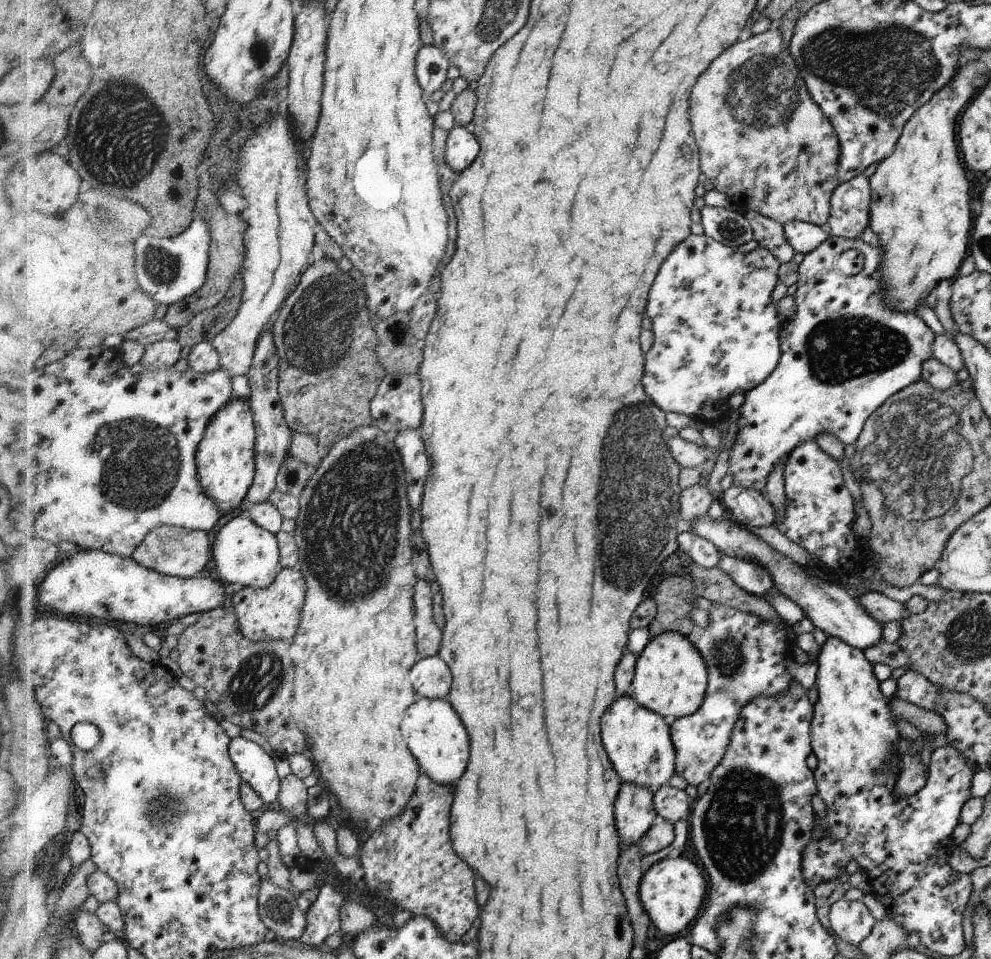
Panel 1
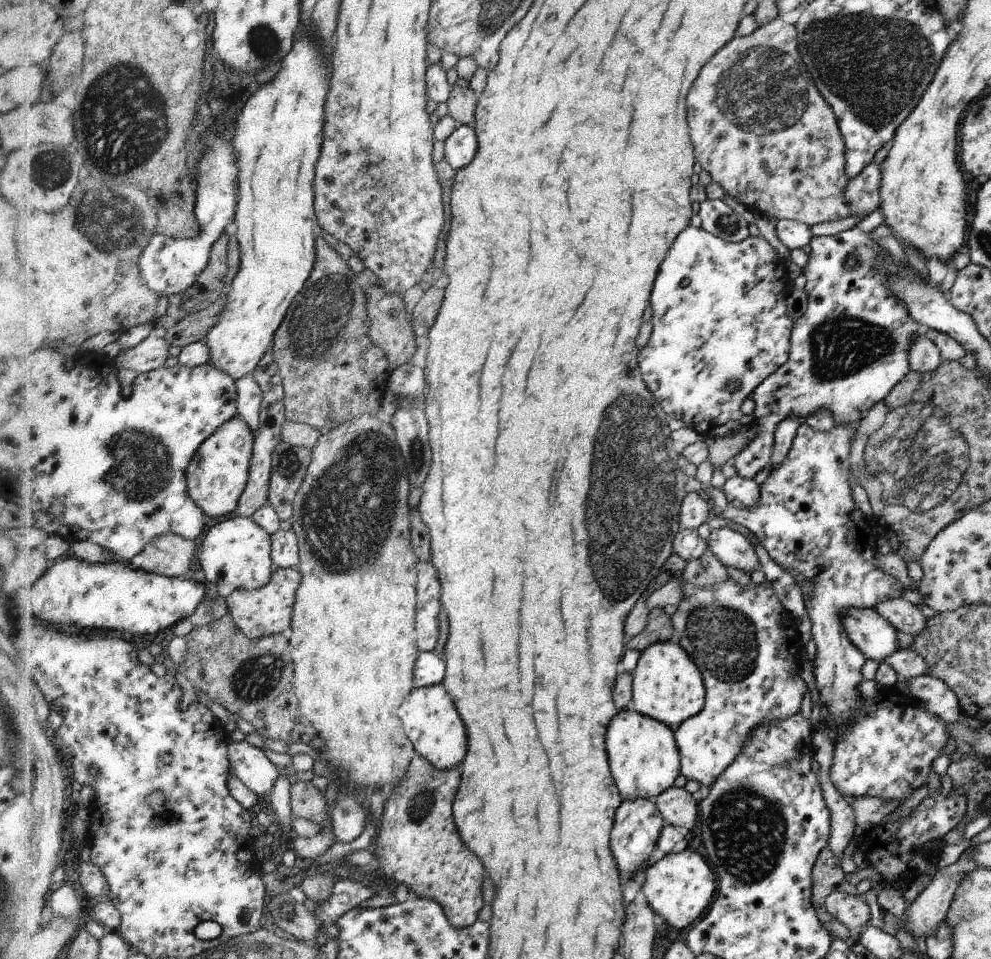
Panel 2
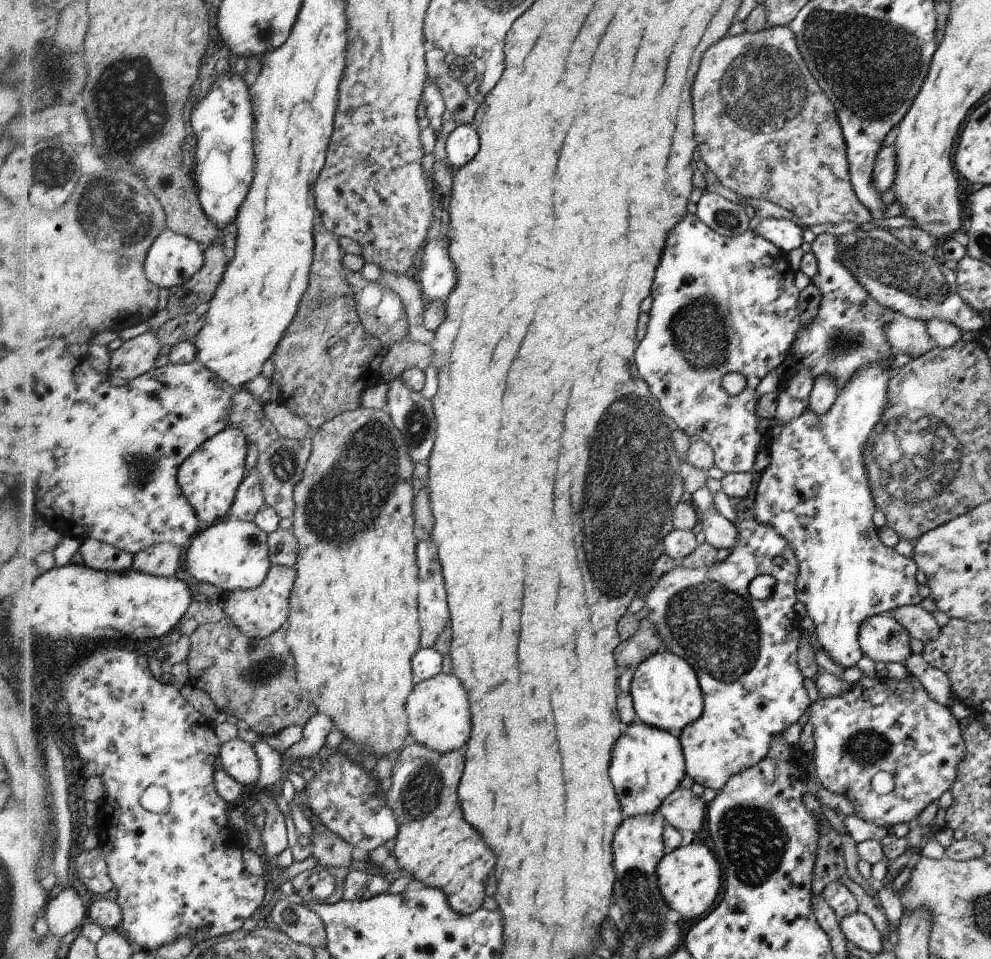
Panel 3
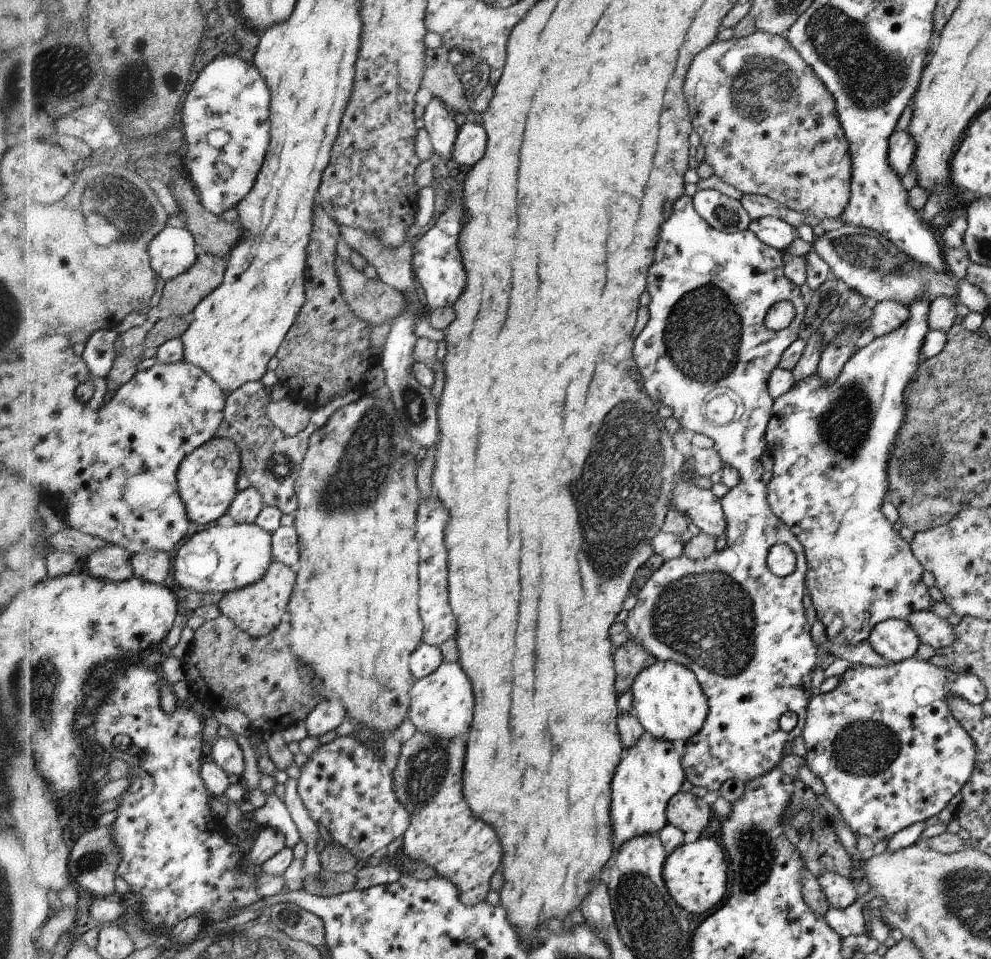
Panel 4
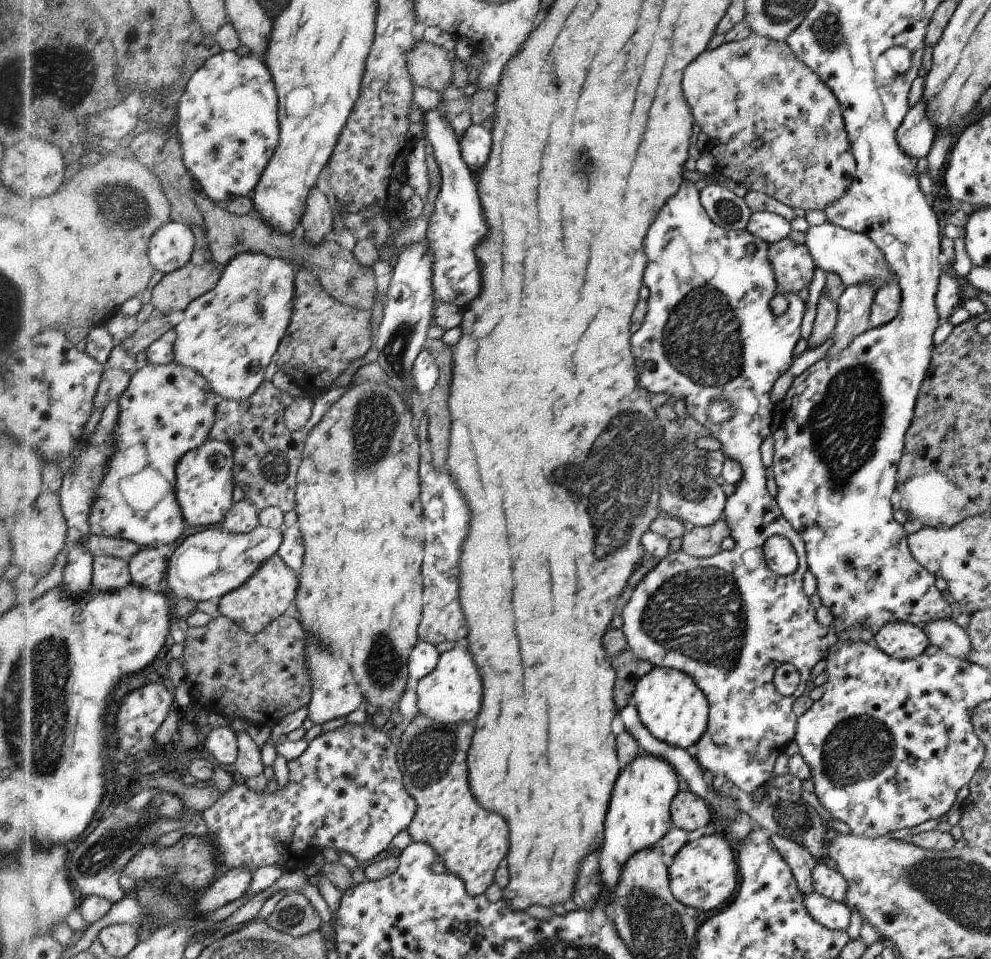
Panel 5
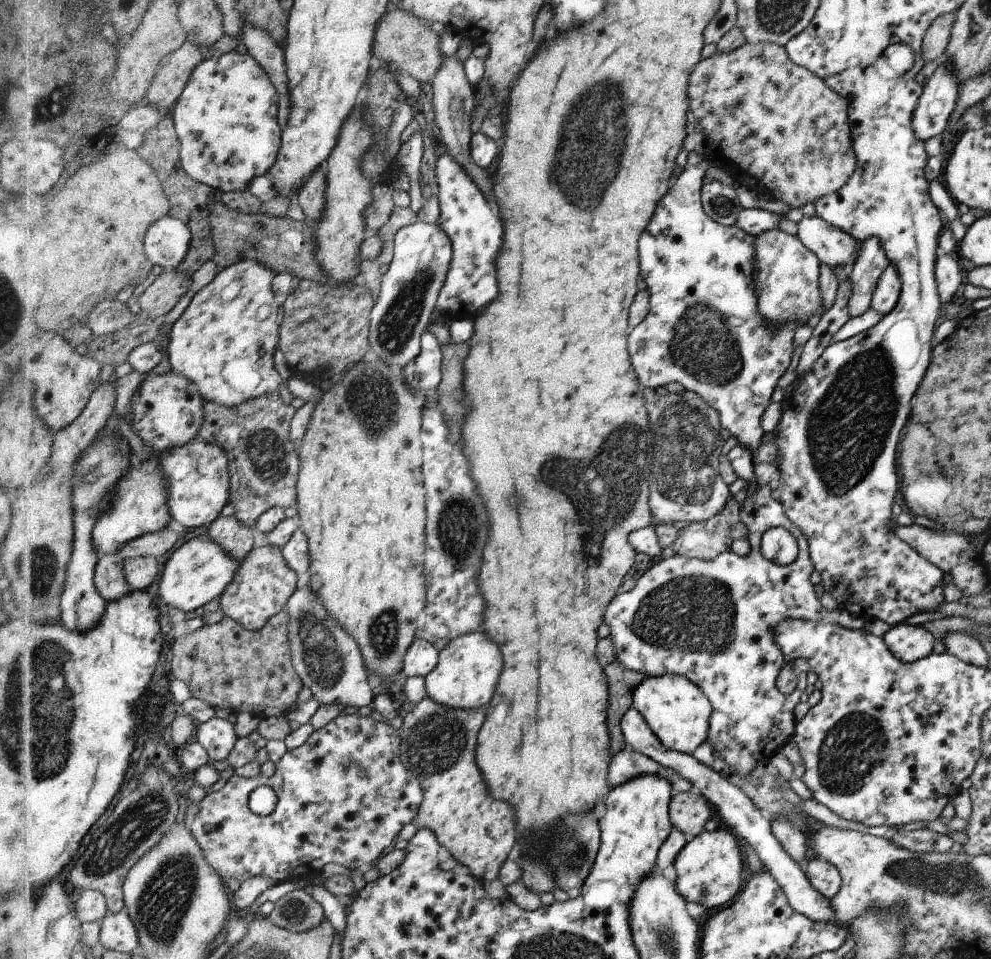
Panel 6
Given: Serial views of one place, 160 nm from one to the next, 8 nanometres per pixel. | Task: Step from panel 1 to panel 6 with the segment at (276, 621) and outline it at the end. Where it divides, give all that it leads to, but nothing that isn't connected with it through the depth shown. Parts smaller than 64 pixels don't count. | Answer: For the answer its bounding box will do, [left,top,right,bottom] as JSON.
[221,545,296,630]

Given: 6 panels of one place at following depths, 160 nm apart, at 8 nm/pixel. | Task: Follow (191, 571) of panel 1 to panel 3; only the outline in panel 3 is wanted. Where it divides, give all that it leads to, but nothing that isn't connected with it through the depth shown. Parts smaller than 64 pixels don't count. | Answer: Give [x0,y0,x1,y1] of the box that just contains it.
[135,543,184,577]

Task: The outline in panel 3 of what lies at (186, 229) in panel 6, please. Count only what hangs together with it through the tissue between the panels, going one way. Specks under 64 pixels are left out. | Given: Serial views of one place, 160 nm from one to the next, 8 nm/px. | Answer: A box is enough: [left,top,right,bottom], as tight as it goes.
[145,227,206,290]

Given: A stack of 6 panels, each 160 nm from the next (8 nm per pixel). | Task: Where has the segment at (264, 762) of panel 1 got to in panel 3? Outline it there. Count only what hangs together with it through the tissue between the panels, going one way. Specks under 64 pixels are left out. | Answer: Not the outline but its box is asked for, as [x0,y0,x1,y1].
[221,737,262,790]

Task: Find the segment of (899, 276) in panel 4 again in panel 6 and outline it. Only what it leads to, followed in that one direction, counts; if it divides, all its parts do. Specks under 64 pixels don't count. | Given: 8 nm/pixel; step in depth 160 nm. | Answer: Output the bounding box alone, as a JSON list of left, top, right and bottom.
[797,216,861,269]

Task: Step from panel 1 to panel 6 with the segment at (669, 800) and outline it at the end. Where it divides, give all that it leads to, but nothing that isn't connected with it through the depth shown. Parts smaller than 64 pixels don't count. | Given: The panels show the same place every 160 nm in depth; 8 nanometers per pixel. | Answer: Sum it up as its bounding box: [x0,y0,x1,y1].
[669,790,712,835]

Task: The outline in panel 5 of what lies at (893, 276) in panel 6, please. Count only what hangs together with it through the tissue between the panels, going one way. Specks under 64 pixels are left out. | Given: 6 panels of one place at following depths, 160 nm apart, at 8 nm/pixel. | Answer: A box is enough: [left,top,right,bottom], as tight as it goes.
[869,279,901,329]

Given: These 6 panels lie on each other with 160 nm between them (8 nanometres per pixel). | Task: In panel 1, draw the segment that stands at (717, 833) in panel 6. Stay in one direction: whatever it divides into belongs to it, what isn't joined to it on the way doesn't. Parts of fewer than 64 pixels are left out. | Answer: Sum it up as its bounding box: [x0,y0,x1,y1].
[639,856,706,936]

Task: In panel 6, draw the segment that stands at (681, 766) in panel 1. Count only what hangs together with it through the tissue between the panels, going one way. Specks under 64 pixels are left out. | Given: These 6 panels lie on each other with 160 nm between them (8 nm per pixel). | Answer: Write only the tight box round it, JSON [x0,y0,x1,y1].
[605,161,868,777]

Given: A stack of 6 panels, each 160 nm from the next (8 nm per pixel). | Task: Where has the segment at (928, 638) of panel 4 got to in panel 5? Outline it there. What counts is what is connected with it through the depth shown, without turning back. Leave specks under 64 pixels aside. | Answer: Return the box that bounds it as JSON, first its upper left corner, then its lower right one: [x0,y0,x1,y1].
[925,619,973,658]

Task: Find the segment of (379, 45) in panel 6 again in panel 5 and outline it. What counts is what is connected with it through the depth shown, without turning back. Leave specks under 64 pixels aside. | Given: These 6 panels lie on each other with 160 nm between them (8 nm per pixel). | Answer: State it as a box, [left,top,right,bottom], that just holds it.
[408,40,452,92]

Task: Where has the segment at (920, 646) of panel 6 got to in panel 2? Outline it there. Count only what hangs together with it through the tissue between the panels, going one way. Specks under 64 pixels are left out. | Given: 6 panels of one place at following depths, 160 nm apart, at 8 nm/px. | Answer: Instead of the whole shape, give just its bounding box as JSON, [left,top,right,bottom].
[842,608,898,663]

